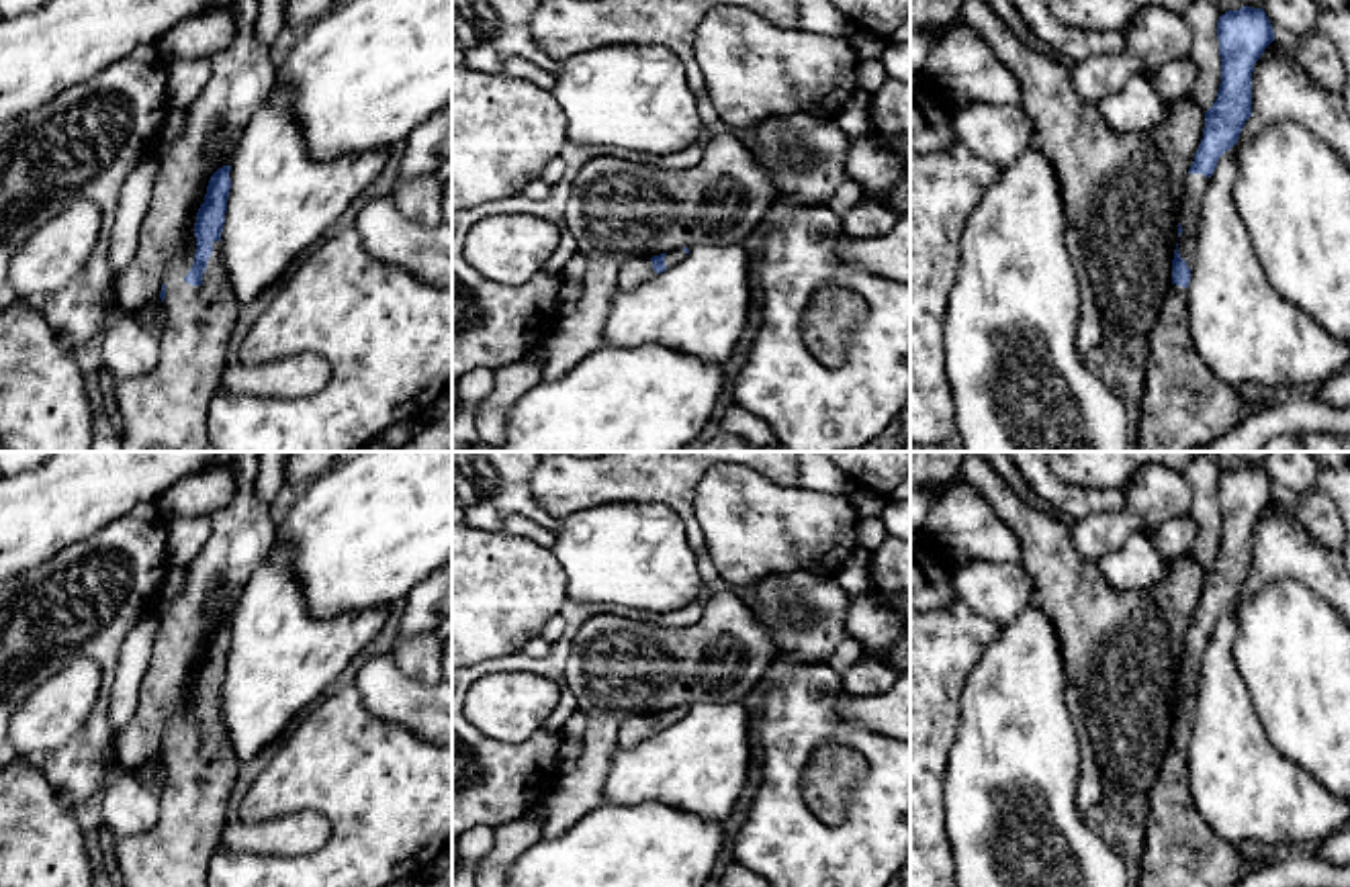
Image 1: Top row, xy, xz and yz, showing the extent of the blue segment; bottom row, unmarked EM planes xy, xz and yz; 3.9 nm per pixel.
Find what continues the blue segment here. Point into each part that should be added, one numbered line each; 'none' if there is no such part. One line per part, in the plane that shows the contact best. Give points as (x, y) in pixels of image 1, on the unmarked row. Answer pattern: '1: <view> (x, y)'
1: xy (176, 851)

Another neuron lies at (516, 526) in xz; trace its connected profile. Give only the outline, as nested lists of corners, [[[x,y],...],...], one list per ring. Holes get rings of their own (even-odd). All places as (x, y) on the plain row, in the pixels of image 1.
[[[507,517],[501,525],[501,531],[518,535],[518,538],[528,538],[544,548],[552,548],[554,540],[556,540],[556,531],[546,529],[526,517]]]

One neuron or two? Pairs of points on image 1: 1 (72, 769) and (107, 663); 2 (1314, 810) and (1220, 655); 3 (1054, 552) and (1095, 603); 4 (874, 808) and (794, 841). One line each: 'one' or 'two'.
1: one
2: one
3: one
4: one

